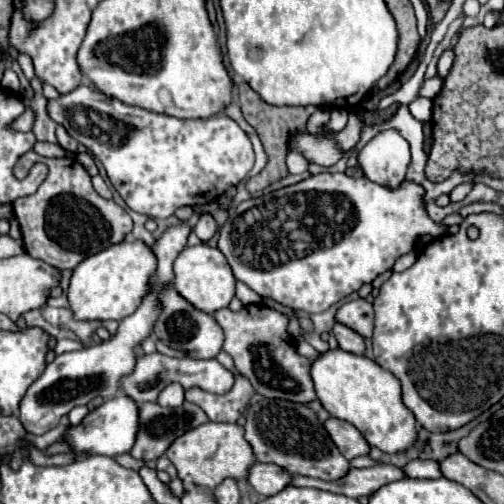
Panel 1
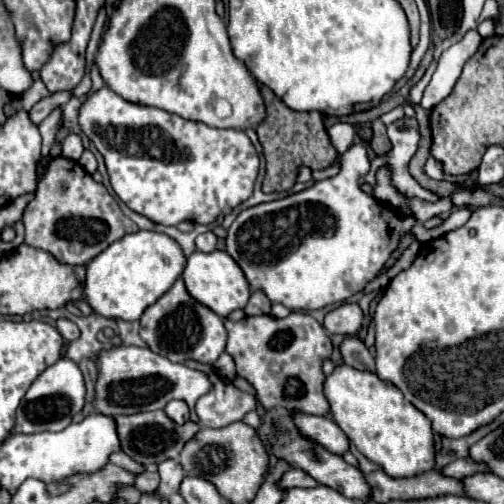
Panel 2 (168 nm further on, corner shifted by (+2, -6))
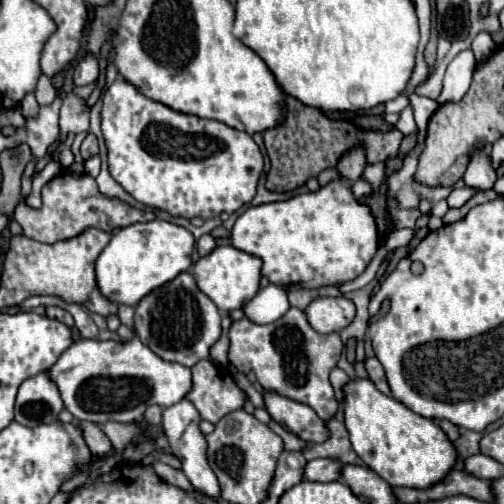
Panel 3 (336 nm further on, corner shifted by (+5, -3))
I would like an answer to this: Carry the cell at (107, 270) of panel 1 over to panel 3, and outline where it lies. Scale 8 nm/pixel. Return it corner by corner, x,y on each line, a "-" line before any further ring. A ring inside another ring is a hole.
157,219
113,231
109,245
95,261
97,287
101,295
105,295
115,305
135,307
153,289
175,279
179,273
191,267
193,243
195,239
187,229

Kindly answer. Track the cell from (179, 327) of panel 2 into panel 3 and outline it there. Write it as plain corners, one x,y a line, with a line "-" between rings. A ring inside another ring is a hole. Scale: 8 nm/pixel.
185,271
185,273
177,275
173,281
151,291
145,299
141,299
141,303
135,307
135,333
161,359
181,363
185,367
193,367
197,361
209,357
211,347
221,337
221,315
219,315
219,309
215,307
215,303
199,291
193,275
189,271

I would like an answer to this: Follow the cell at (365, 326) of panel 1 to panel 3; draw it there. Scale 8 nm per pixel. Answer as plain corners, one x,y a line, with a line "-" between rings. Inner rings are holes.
321,297
307,307
307,321
319,333
343,331
355,319
355,307
347,297

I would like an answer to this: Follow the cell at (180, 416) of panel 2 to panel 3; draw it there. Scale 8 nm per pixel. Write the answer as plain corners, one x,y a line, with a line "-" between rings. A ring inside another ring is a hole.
181,399
179,403
175,403
173,407
167,407
163,411
163,431
165,431
167,439
169,439
173,455
179,457
179,461
181,461
181,471
185,473
185,477
191,481
191,485
199,493
203,493
205,497
211,497
211,499
219,499
221,497
221,489
219,489
215,473
207,465
207,457
205,457
207,443
205,443
203,433
197,427
199,421
201,421
201,417
199,417
197,409
193,407
193,403
189,399

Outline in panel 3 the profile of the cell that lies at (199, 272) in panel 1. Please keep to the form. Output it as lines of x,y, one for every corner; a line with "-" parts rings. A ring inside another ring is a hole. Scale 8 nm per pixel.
223,245
223,247
215,247
209,255
197,259
191,267
191,273
197,281
197,287
217,305
217,309
223,313
229,313
233,309
245,307
259,291
261,259
249,253
243,253
231,245

